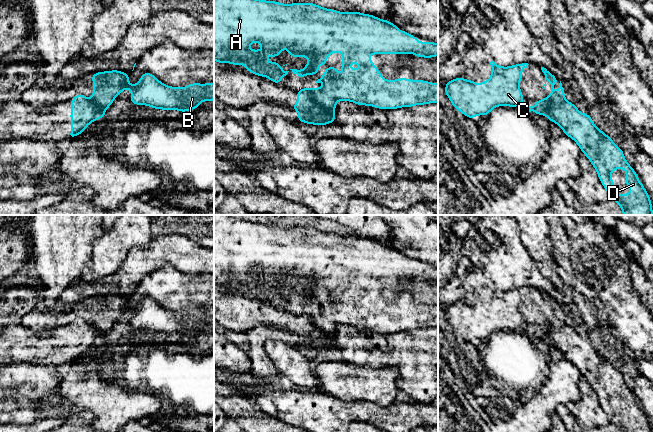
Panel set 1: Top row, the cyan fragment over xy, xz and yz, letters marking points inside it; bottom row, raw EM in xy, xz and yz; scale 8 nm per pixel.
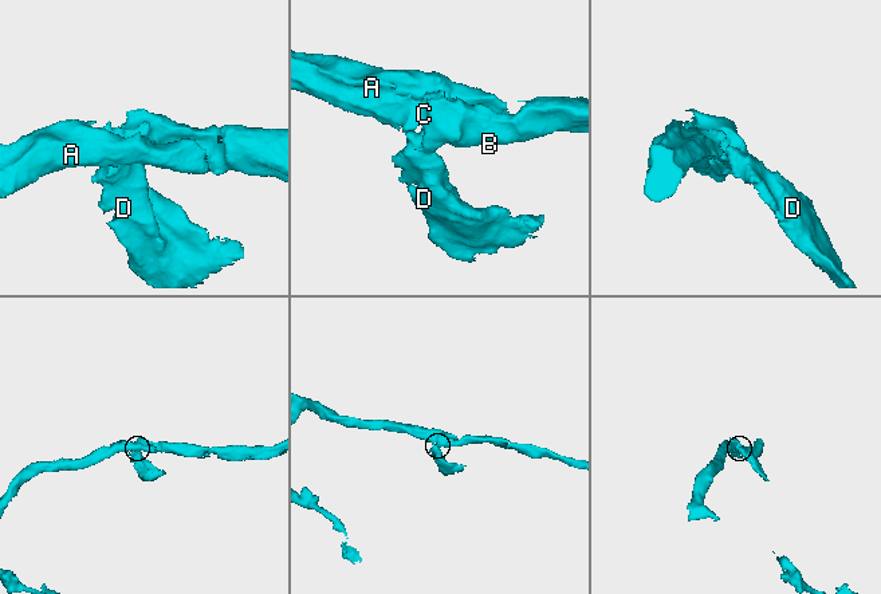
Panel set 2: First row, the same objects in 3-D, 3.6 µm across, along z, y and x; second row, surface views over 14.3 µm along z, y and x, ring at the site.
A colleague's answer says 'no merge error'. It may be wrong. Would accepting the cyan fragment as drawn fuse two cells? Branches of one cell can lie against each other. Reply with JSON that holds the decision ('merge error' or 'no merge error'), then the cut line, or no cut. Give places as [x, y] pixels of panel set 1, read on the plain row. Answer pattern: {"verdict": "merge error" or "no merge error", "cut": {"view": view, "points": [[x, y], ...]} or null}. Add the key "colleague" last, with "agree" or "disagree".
{"verdict": "merge error", "cut": {"view": "xz", "points": [[310, 312], [310, 317], [314, 324], [325, 335], [332, 338]]}, "colleague": "disagree"}

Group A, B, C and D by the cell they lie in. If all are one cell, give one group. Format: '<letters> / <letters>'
A B C / D

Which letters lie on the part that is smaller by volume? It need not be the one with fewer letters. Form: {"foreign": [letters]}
{"foreign": ["D"]}

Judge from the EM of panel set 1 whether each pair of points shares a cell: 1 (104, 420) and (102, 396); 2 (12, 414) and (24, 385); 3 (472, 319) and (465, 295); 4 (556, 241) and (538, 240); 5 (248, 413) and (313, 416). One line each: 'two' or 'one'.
1: one
2: one
3: two
4: two
5: two

